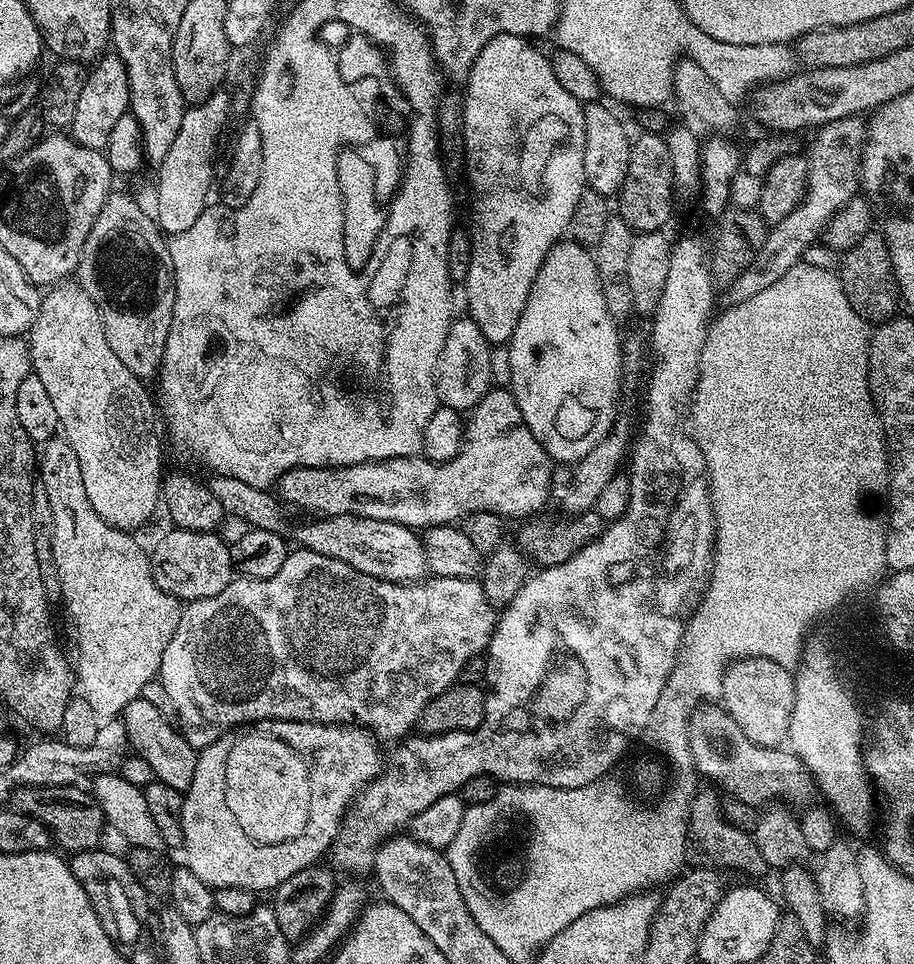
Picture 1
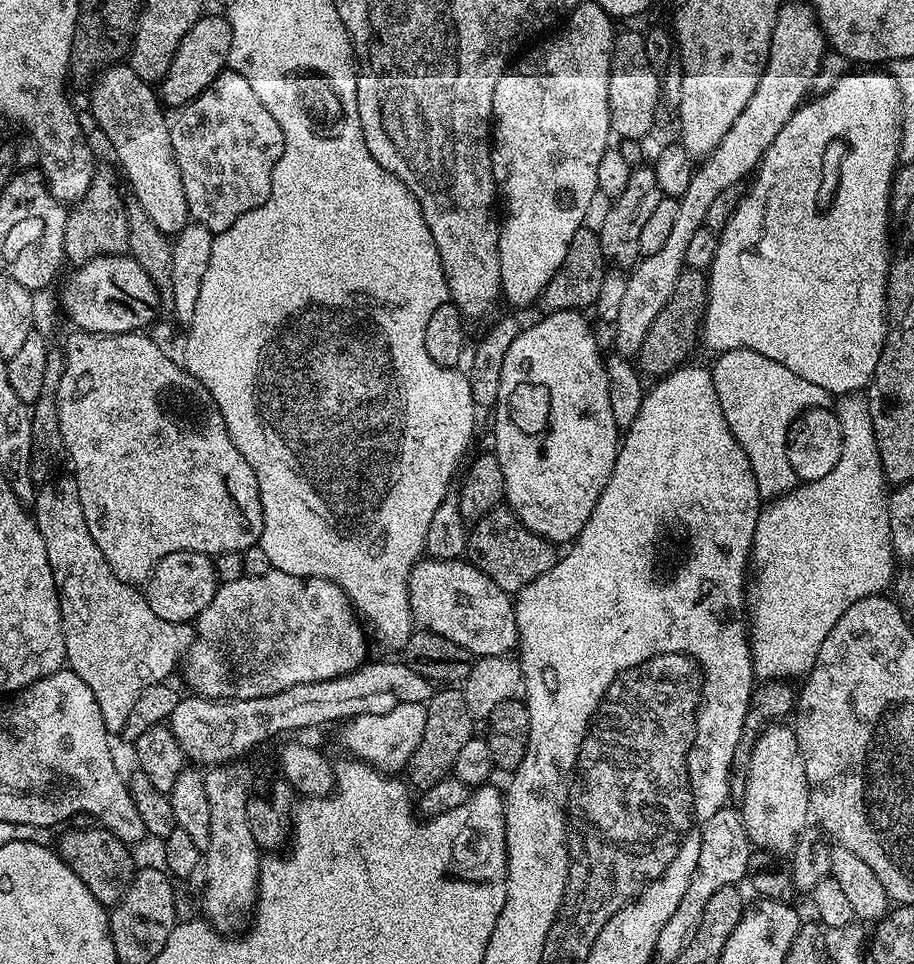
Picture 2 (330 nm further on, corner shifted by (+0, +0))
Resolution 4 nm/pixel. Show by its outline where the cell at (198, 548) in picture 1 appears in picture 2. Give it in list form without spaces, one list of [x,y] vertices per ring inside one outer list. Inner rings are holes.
[[[175,552],[166,554],[154,566],[152,576],[143,585],[142,591],[150,610],[166,622],[186,624],[195,621],[196,617],[210,606],[218,587],[218,577],[213,557],[201,552]]]

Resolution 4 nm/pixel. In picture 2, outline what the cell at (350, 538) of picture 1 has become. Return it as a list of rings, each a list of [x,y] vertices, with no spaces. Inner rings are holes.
[[[422,558],[412,568],[408,593],[412,617],[419,627],[456,642],[473,657],[509,655],[519,645],[511,595],[465,559]]]

